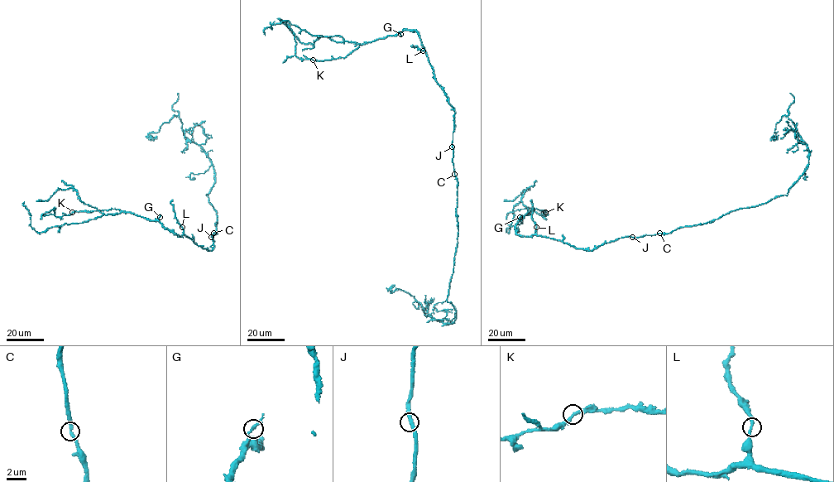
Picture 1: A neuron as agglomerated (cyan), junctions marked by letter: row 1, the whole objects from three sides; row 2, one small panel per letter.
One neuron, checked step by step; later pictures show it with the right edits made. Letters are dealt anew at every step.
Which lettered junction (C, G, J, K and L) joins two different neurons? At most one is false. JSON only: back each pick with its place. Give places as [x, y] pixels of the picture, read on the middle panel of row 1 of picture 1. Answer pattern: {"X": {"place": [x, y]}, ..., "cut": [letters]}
{"cut": []}

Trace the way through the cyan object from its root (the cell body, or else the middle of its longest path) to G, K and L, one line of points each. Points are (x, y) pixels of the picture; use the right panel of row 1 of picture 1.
G: (632, 237), (619, 238), (591, 250), (577, 248), (548, 237), (520, 236), (515, 230), (520, 217)
K: (632, 237), (619, 238), (587, 250), (548, 237), (520, 236), (516, 233), (518, 222), (530, 210), (545, 212)
L: (632, 237), (619, 238), (587, 250), (538, 235), (536, 227)

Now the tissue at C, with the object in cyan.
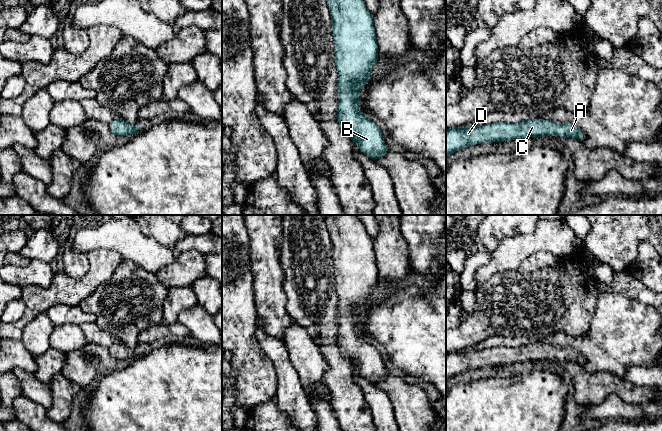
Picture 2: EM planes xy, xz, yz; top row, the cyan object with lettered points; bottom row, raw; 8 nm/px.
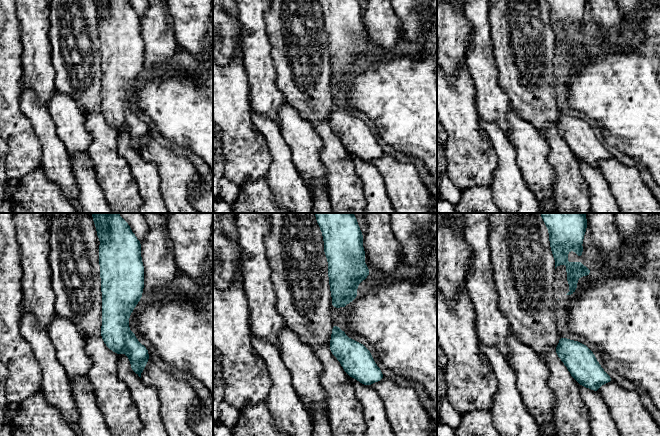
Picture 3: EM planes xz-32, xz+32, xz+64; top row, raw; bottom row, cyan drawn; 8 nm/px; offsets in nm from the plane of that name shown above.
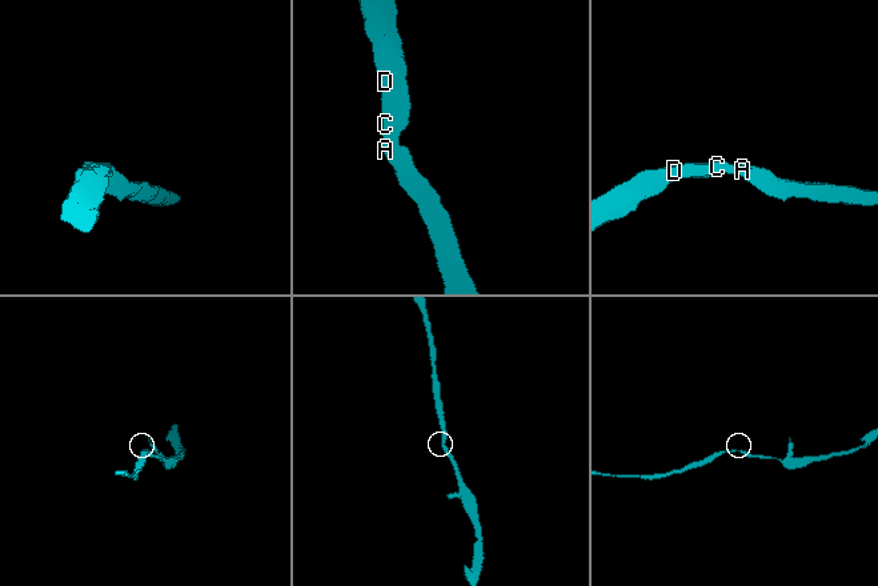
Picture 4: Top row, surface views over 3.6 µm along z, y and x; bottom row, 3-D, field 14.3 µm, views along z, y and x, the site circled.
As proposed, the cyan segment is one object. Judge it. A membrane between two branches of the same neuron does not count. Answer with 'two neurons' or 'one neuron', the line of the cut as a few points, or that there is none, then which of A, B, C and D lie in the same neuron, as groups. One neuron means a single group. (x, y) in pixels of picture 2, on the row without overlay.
one neuron; no cut; A B C D

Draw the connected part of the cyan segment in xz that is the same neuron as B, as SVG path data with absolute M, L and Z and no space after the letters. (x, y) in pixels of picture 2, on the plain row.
M324 215L324 217L333 244L335 289L338 295L339 325L336 345L352 366L358 368L359 374L376 385L386 378L387 369L384 367L381 353L366 342L358 331L360 314L371 302L371 294L378 283L373 239L368 235L357 215Z

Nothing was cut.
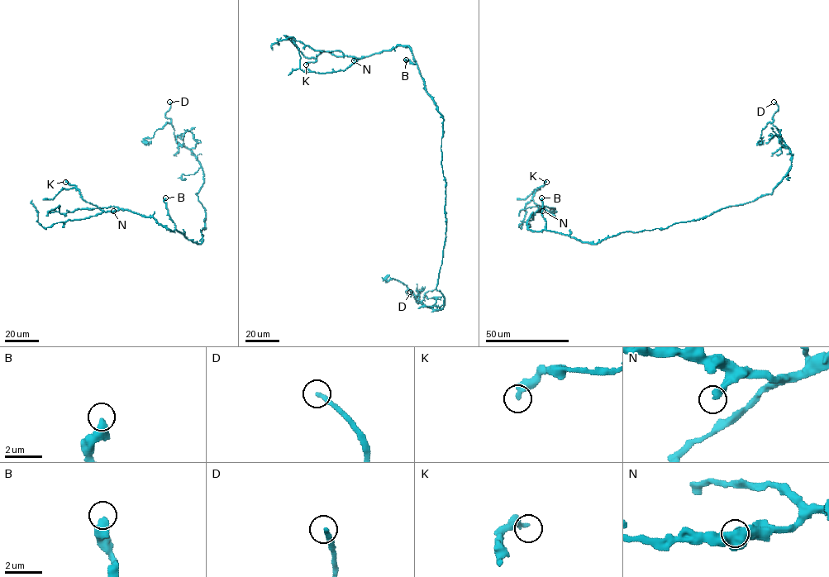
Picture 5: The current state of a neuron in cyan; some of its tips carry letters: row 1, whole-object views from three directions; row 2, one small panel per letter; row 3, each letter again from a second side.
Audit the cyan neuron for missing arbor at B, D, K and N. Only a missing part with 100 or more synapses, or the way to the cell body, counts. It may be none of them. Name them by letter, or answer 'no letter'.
D

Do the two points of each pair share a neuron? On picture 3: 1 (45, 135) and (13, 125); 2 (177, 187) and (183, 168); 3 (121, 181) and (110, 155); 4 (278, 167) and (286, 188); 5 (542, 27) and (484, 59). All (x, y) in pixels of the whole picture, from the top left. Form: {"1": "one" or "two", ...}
{"1": "two", "2": "one", "3": "one", "4": "one", "5": "two"}

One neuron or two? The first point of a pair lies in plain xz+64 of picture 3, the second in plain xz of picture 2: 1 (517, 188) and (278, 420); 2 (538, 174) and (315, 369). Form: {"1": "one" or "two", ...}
{"1": "two", "2": "one"}

